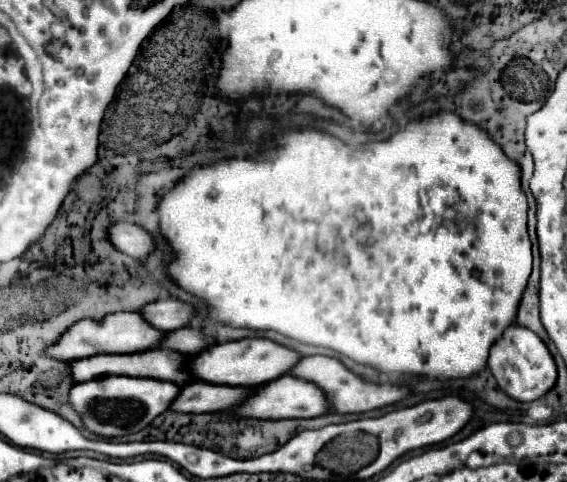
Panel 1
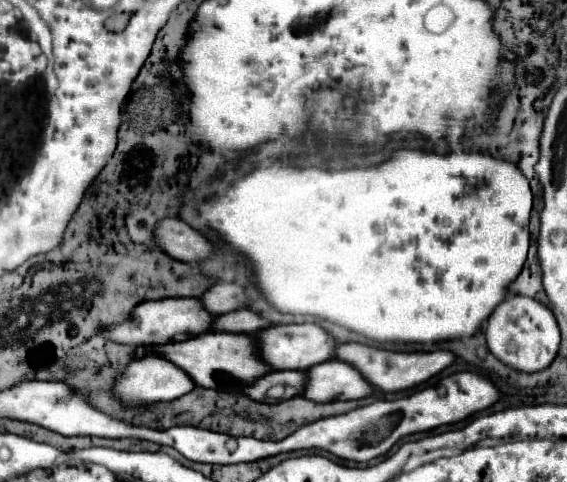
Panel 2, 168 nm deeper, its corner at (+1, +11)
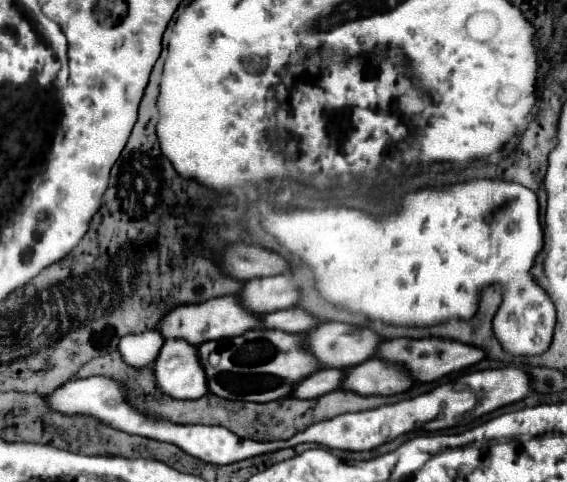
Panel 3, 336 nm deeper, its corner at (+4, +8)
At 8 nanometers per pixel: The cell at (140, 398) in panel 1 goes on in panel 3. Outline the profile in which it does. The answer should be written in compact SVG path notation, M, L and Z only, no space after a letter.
M167 340L153 362L153 372L155 372L155 384L157 388L177 400L195 400L207 394L207 382L205 382L205 372L197 360L197 348L187 344L185 340Z

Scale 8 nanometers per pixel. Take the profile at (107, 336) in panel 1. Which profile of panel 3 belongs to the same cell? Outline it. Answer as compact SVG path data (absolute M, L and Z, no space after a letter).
M221 296L217 300L207 300L205 304L185 304L181 308L173 308L173 312L167 312L165 320L157 324L157 332L161 332L163 340L189 340L189 344L199 346L201 342L239 336L259 324L259 316L243 310L235 296Z

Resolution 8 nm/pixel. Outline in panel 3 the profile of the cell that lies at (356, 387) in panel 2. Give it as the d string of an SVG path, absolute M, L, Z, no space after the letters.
M369 358L363 364L351 366L349 376L345 376L345 384L341 388L349 388L349 392L361 392L361 396L391 396L405 392L411 388L411 378L397 366L389 366L381 360Z

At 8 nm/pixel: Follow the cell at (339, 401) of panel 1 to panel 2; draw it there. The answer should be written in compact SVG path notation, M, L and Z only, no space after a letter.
M344 343L336 347L336 359L340 361L348 361L350 365L356 365L356 369L360 369L360 373L364 373L364 377L378 389L384 393L390 391L404 391L404 389L412 389L424 381L428 381L430 377L438 375L442 369L450 367L456 361L456 355L452 355L450 351L432 351L432 353L396 353L396 351L384 351L384 349L376 349L364 343Z

